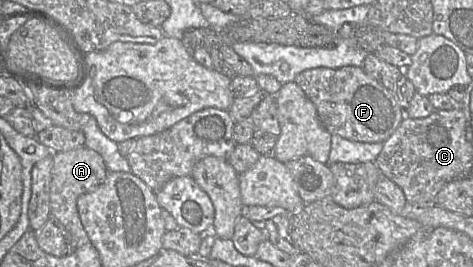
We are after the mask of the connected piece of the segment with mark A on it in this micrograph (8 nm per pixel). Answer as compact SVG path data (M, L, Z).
M85 145L52 155L50 218L55 220L68 233L68 244L72 251L90 242L79 217L77 198L84 193L94 191L101 185L107 177L108 170L101 155Z

